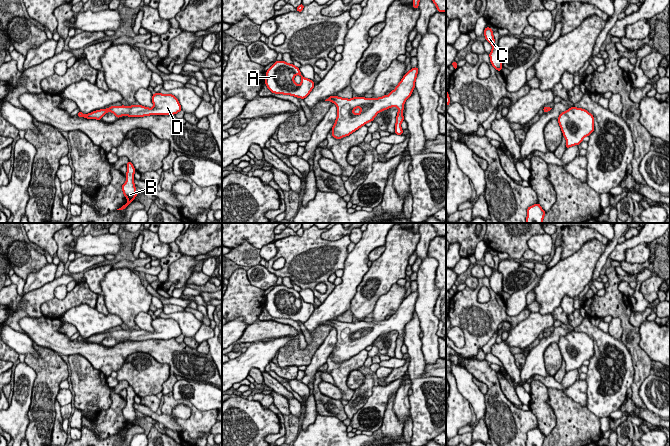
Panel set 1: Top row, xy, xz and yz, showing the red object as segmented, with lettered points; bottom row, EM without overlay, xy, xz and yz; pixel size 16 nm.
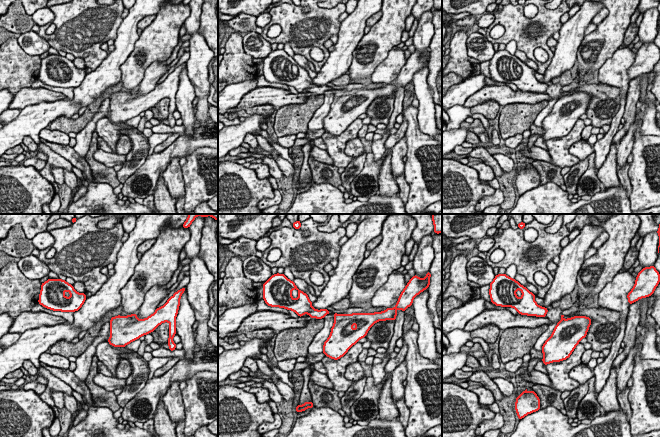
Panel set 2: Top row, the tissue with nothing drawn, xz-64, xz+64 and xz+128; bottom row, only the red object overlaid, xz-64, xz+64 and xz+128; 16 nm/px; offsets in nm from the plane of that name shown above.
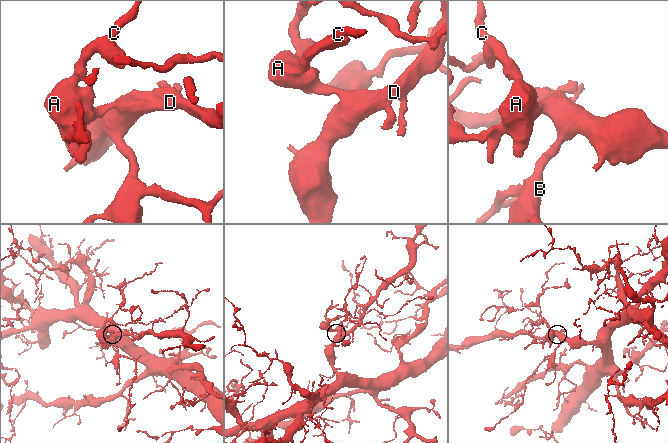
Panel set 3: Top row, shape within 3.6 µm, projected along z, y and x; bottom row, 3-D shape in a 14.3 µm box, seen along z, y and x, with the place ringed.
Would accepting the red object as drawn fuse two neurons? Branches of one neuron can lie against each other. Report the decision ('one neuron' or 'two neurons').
one neuron

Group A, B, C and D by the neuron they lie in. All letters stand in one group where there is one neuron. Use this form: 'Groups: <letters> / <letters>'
Groups: A B C D

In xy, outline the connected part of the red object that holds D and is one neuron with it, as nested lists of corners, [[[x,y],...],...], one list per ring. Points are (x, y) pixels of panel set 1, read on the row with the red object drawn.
[[[154,93],[152,103],[154,105],[152,108],[141,105],[111,106],[107,109],[93,111],[86,115],[80,111],[77,116],[101,120],[101,118],[110,111],[115,114],[117,118],[120,118],[121,116],[143,117],[149,115],[175,115],[182,110],[178,99],[172,94]]]

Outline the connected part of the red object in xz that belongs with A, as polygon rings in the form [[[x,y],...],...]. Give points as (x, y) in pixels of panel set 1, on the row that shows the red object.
[[[276,61],[266,72],[265,84],[275,94],[306,98],[314,82],[302,76],[298,67],[285,61]]]

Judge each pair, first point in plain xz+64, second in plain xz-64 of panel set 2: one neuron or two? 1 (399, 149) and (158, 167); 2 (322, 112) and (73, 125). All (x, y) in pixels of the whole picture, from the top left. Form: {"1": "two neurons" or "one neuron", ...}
{"1": "two neurons", "2": "two neurons"}

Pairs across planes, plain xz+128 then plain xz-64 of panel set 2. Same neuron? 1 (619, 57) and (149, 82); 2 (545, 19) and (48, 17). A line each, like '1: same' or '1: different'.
1: same
2: different

